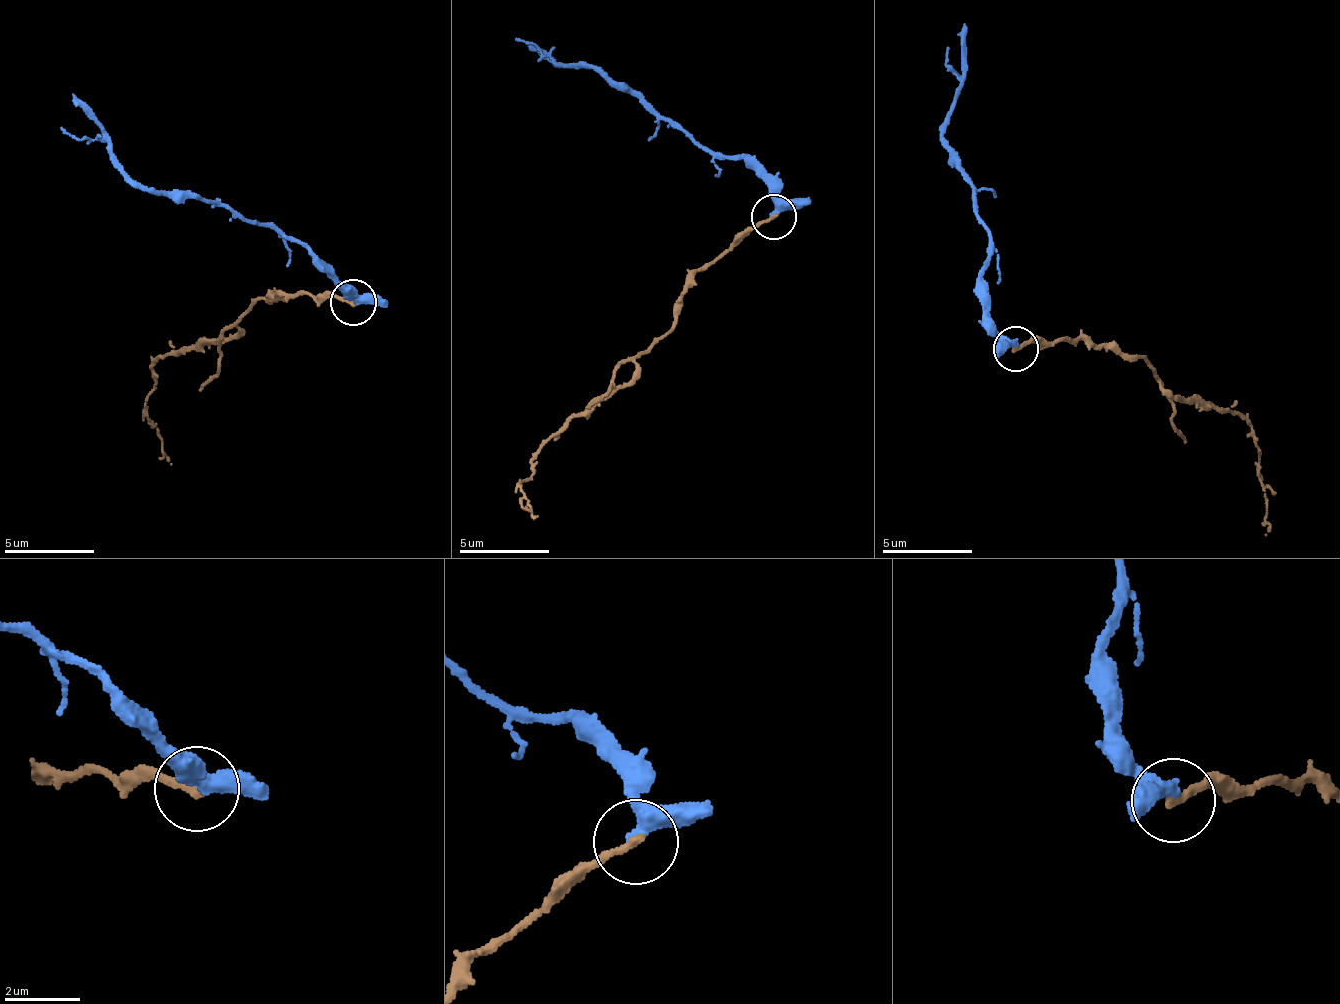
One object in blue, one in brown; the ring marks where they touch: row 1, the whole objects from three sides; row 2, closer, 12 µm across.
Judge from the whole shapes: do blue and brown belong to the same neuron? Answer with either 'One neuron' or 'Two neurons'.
Two neurons

